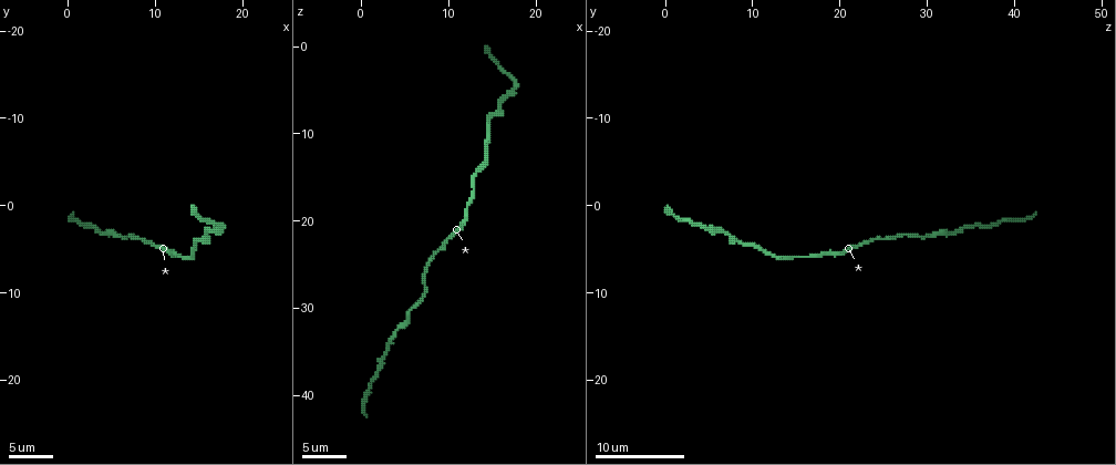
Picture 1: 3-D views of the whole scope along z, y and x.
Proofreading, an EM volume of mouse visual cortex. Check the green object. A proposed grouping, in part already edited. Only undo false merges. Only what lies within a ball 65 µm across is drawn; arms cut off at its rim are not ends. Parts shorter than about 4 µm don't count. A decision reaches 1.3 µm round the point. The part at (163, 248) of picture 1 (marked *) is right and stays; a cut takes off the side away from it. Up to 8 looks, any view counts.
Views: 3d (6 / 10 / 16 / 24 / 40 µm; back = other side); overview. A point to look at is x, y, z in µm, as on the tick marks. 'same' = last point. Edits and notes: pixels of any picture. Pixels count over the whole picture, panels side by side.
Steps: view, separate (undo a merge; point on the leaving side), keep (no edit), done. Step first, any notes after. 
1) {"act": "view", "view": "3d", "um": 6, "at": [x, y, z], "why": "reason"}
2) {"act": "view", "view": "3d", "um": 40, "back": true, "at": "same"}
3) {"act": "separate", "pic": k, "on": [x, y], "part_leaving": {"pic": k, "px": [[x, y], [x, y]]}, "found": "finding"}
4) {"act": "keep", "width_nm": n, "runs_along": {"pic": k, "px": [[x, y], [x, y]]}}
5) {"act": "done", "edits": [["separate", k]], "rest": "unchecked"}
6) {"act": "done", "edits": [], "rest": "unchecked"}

{"act": "view", "view": "3d", "um": 6, "at": [8.6, 4.0, 23.4]}

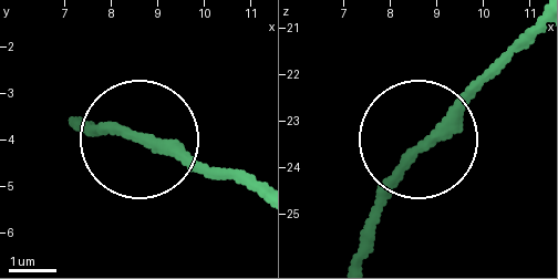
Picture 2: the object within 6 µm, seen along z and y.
{"act": "keep", "runs_along": {"pic": 2, "px": [[245, 179], [197, 172], [122, 132], [82, 132]]}, "found": "all the same neuron"}

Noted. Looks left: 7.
{"act": "view", "view": "3d", "um": 10, "at": [4.4, 3.0, 32.6], "why": "thick turns thin"}

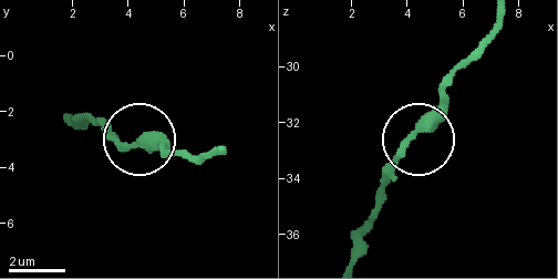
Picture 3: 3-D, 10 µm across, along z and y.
{"act": "keep", "runs_along": {"pic": 3, "px": [[498, 22], [380, 184]]}, "found": "all the same neuron"}

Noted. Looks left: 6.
{"act": "view", "view": "3d", "um": 10, "at": [17.6, 2.6, 4.6], "why": "sudden change in width"}

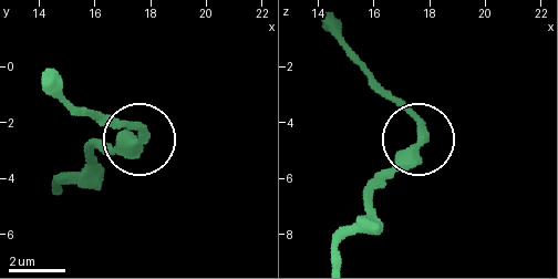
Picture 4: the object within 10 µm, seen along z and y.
{"act": "keep", "width_nm": 380, "runs_along": {"pic": 4, "px": [[333, 260], [416, 132], [383, 92]]}, "found": "all the same neuron"}

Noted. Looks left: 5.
{"act": "view", "view": "3d", "um": 16, "at": [12.2, 5.4, 18.4], "why": "thin neck"}

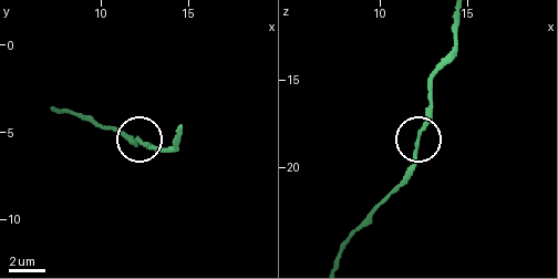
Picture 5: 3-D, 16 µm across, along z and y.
{"act": "keep", "width_nm": 200, "found": "one neuron here"}

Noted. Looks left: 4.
{"act": "done", "edits": [], "rest": "unchecked"}

